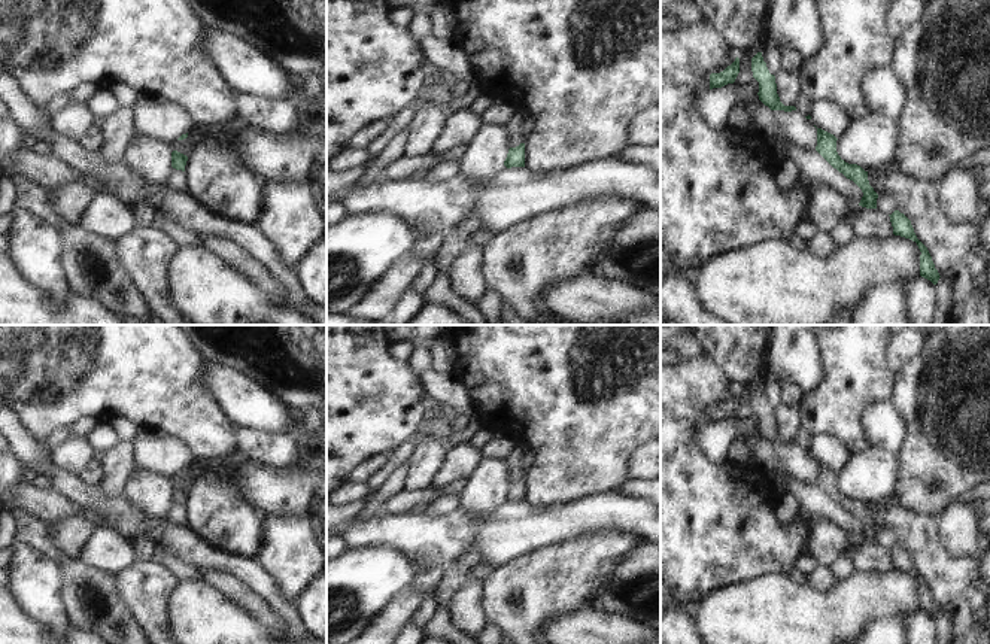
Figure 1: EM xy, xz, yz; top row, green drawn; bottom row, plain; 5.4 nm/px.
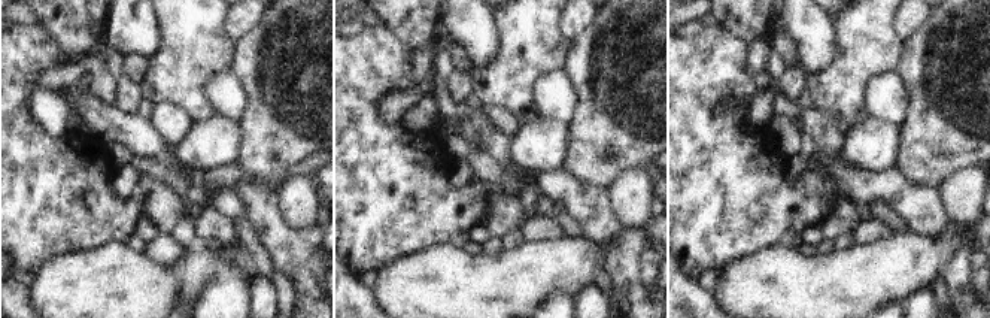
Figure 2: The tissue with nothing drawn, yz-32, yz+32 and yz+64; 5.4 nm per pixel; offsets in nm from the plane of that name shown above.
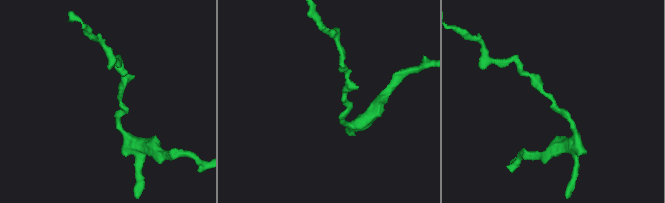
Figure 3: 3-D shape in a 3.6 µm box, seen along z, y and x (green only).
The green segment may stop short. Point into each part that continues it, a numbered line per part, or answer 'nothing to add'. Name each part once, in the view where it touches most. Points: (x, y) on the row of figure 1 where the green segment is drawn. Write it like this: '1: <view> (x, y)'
nothing to add

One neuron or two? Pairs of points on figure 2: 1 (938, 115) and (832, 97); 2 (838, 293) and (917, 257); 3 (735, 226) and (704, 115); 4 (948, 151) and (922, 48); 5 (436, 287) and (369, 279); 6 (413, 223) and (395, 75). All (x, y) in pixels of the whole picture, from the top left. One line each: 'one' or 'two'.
1: two
2: one
3: one
4: one
5: two
6: one

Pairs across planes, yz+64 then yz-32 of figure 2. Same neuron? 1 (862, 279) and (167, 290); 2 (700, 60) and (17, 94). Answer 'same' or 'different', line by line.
1: same
2: same

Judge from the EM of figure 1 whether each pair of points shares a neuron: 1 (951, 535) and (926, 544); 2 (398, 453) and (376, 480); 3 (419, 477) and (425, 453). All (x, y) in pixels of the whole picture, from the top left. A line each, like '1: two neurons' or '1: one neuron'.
1: two neurons
2: one neuron
3: one neuron

